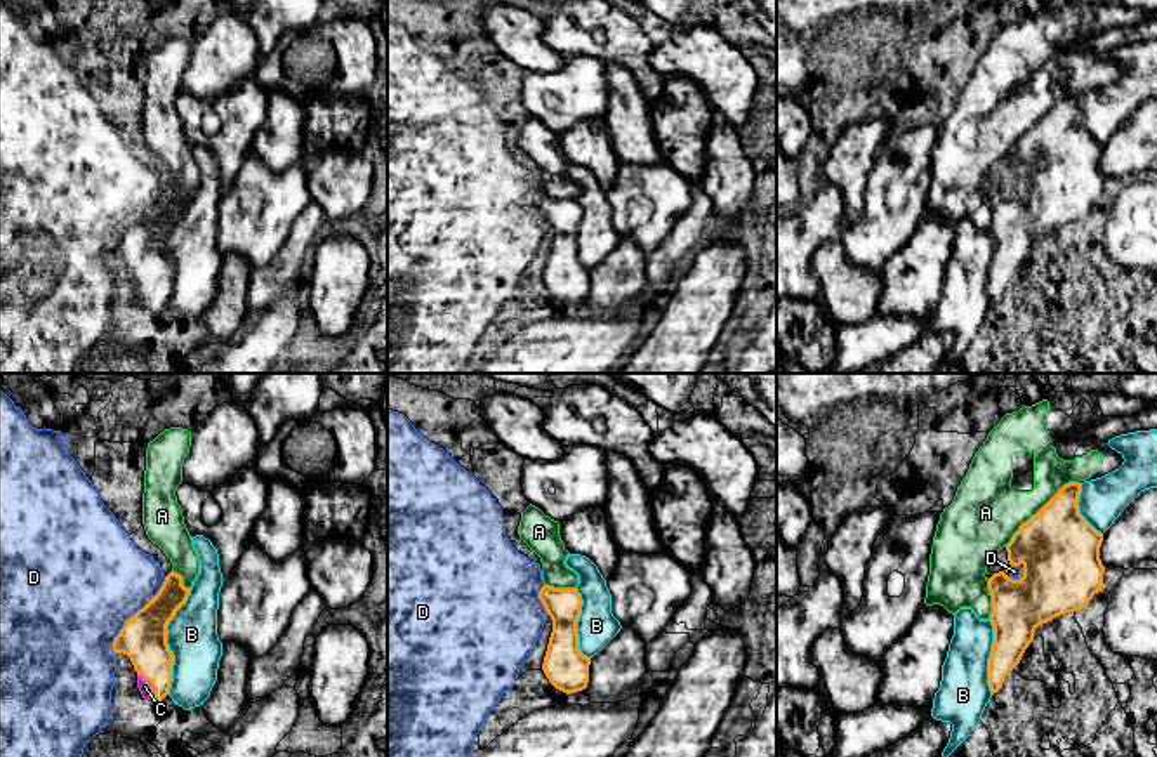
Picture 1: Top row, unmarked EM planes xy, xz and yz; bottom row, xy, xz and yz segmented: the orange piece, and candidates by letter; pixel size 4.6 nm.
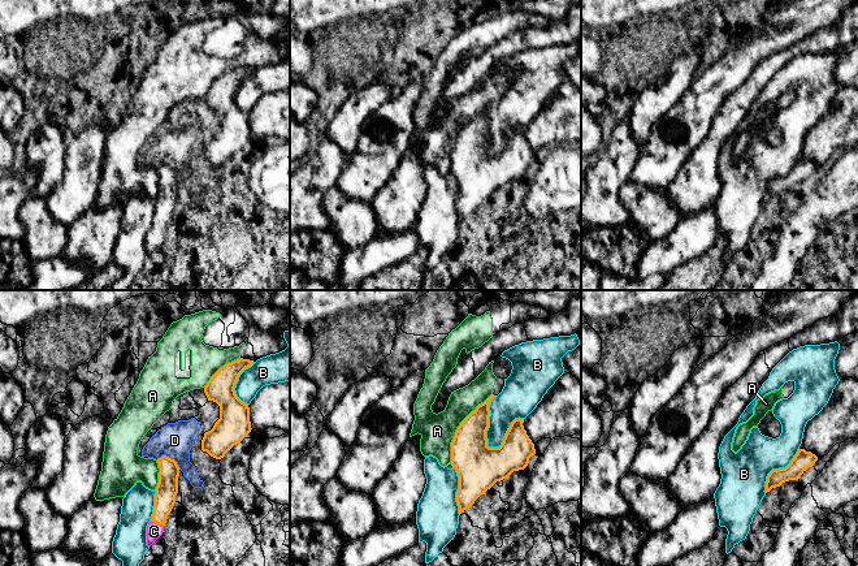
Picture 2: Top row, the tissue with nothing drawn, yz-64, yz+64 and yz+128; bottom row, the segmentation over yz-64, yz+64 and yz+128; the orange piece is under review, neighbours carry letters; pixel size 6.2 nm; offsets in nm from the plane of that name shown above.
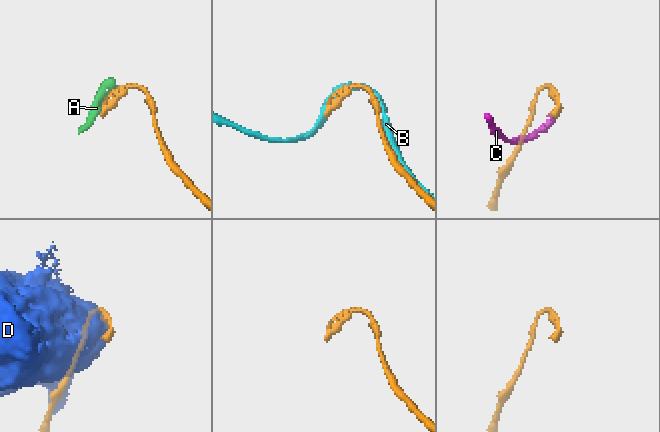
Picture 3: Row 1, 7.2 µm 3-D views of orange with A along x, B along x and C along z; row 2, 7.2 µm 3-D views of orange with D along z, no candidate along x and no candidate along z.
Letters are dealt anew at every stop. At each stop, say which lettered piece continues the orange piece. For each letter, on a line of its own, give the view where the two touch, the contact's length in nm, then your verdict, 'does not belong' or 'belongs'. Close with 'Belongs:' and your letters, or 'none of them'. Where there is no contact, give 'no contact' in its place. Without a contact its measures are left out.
A: meets orange in yz; contact 460 nm long; does not belong
B: meets orange in xy; contact 500 nm long; does not belong
C: meets orange in xy; contact 150 nm long; belongs
D: meets orange in xy; contact 420 nm long; does not belong
Belongs: C

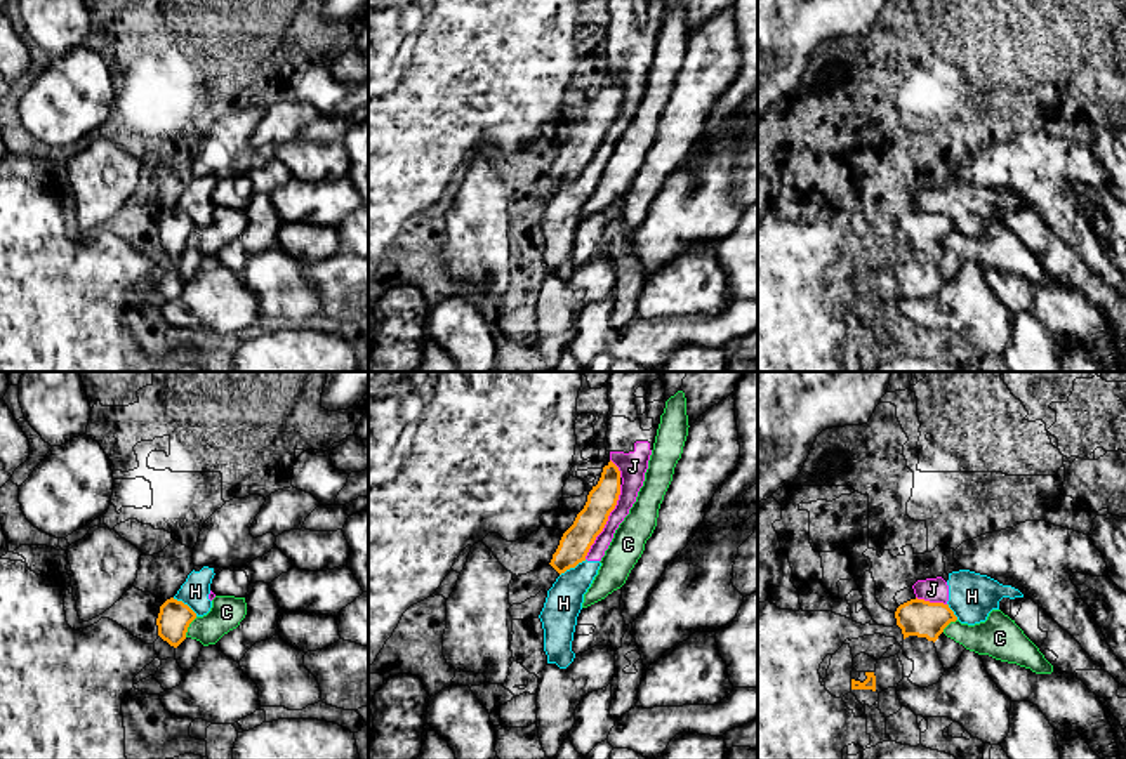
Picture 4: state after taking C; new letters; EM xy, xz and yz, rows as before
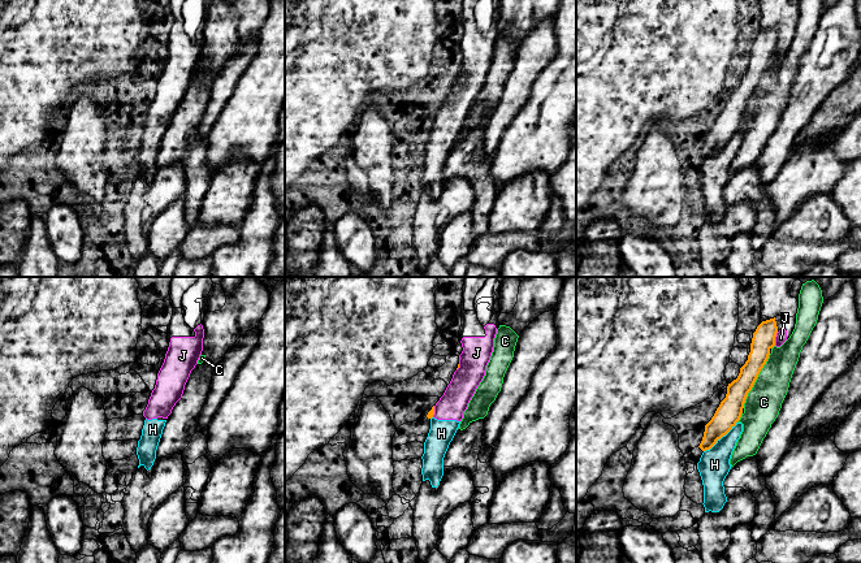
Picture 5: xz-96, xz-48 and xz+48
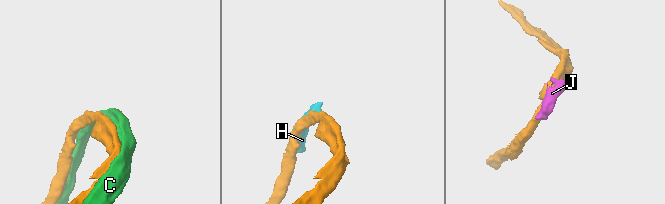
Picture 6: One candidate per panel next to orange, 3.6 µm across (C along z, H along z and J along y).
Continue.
C: meets orange in xy; contact 110 nm long; does not belong
H: meets orange in xz; contact 150 nm long; does not belong
J: meets orange in xz; contact 380 nm long; does not belong
Belongs: none of them

